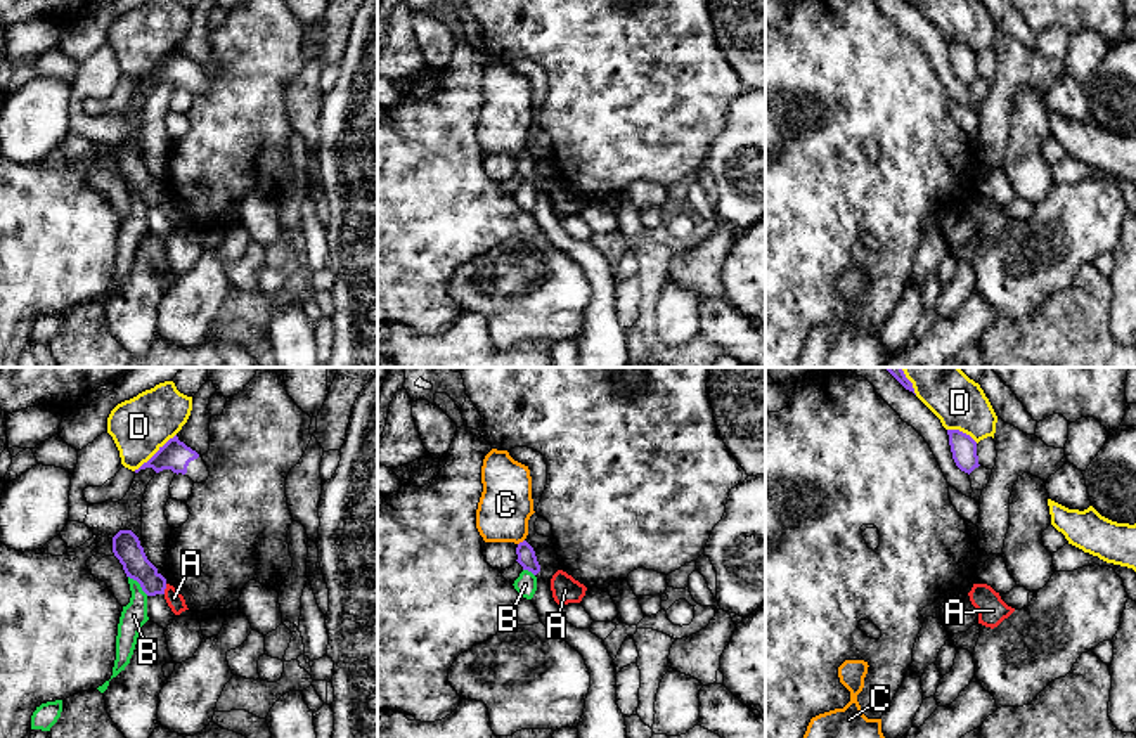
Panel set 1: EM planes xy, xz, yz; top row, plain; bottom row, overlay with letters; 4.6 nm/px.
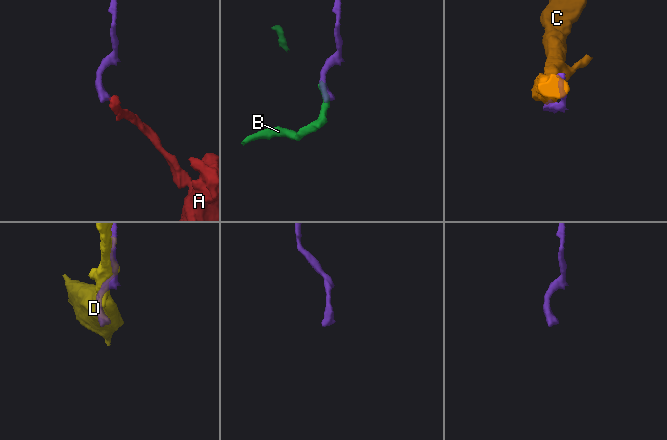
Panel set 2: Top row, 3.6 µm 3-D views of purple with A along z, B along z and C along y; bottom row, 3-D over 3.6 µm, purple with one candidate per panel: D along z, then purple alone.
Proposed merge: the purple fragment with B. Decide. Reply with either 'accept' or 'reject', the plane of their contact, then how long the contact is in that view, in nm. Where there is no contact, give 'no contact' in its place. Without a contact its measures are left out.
reject; contact in xy; length 130 nm

